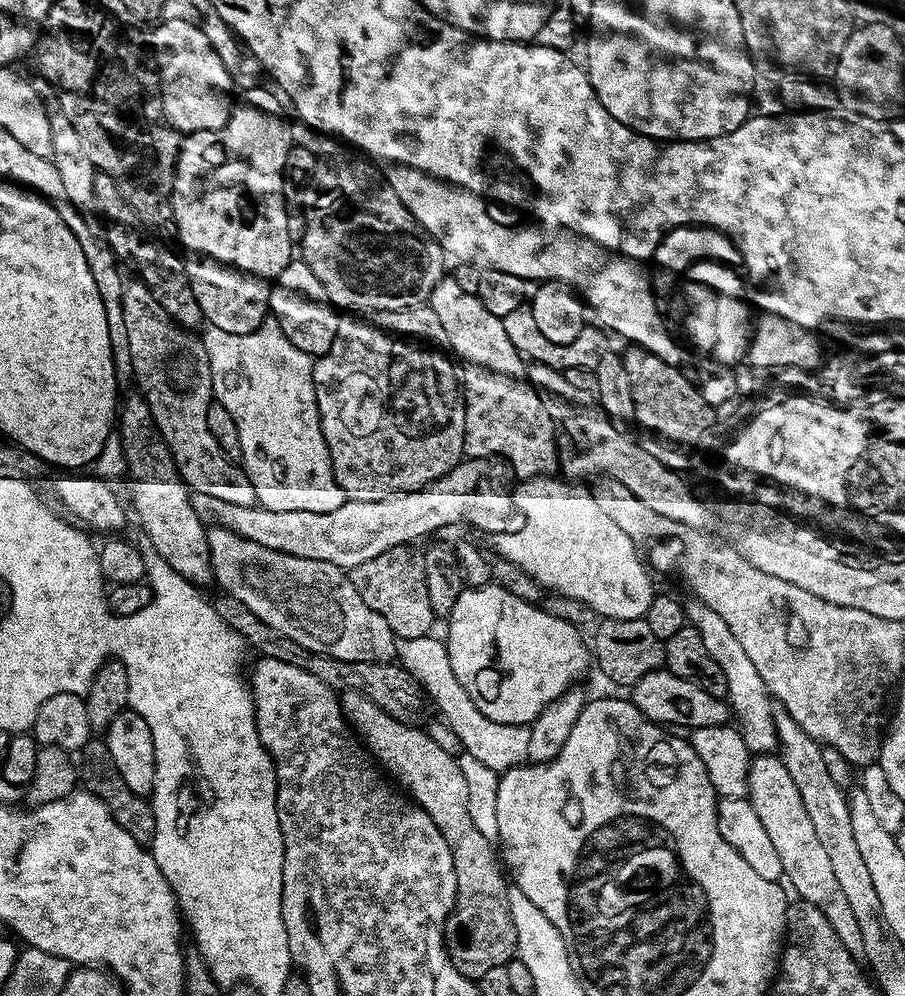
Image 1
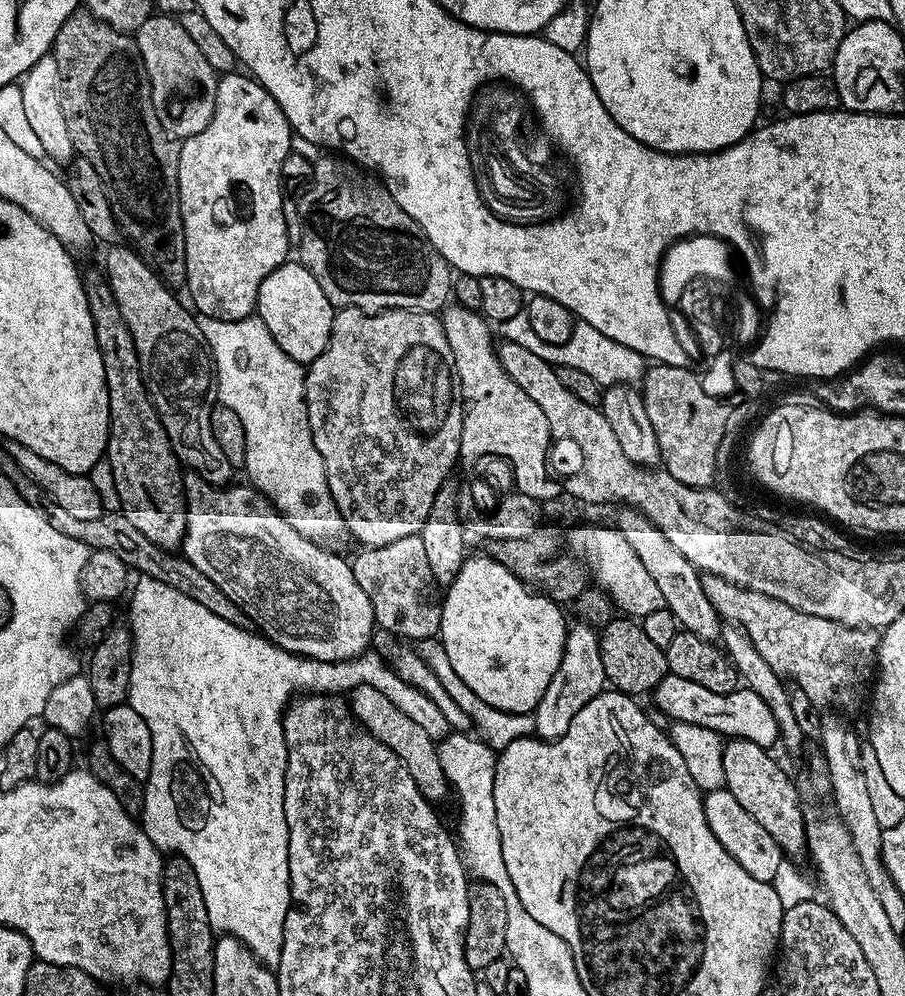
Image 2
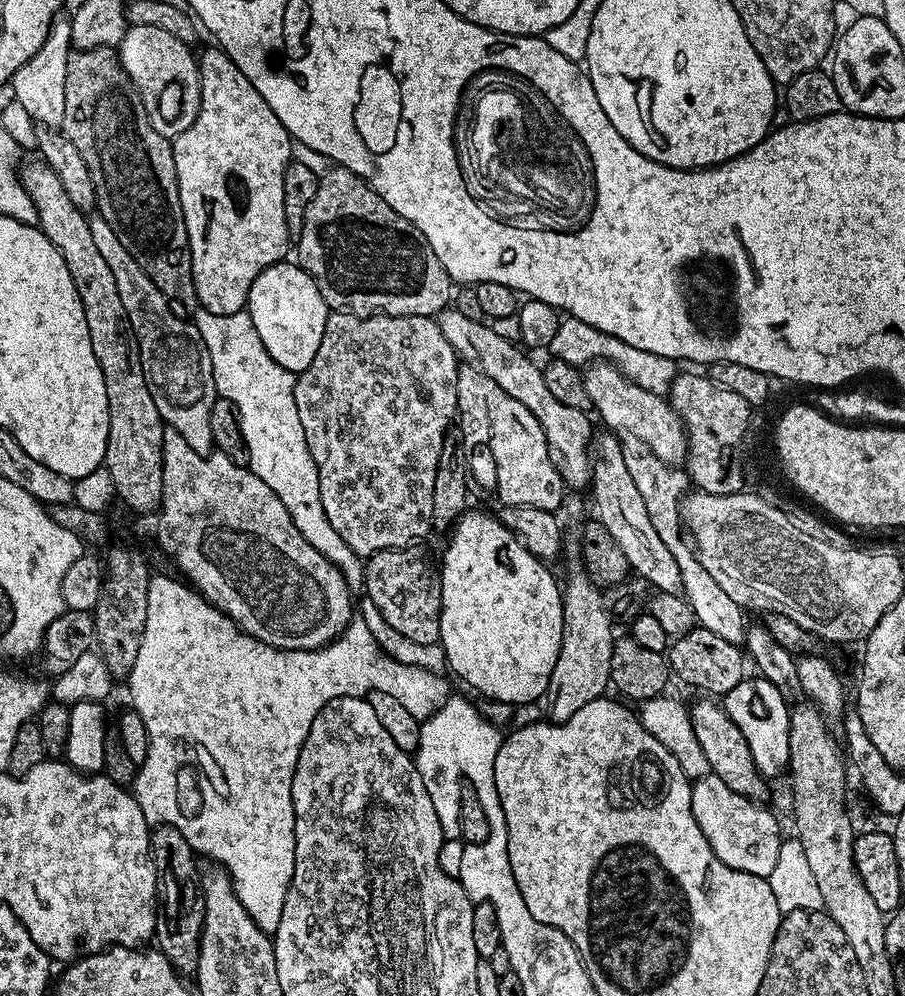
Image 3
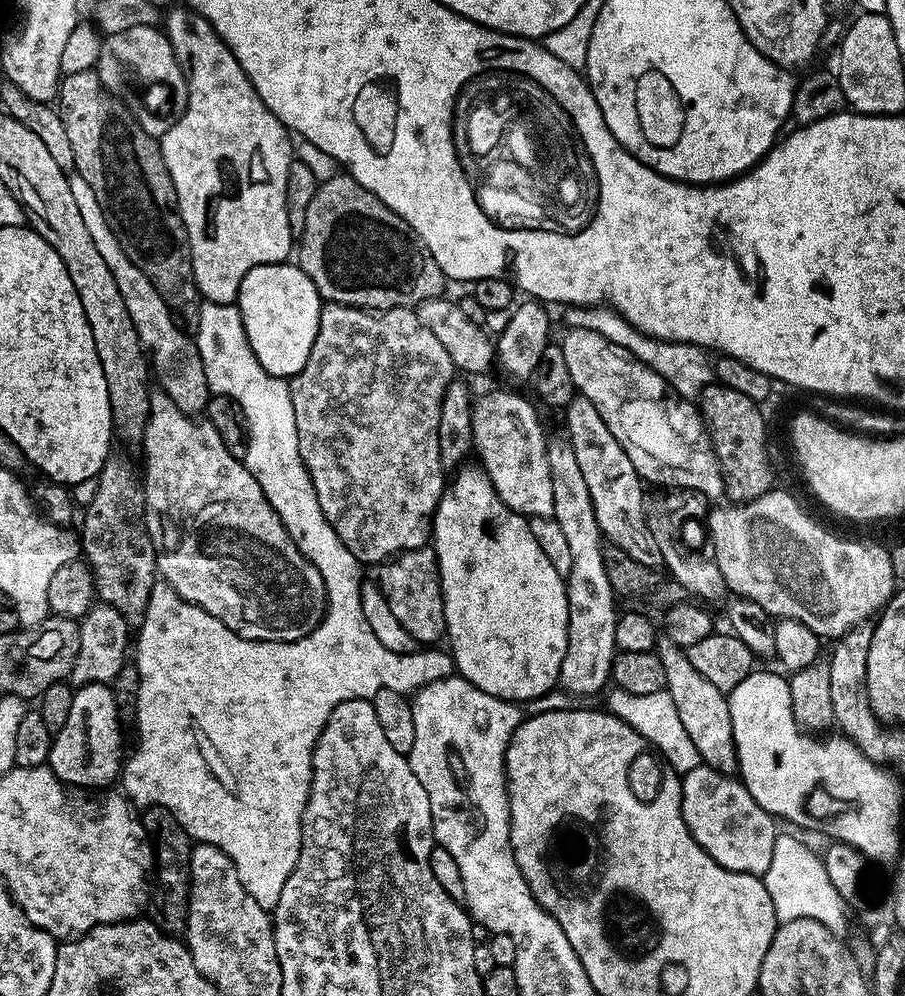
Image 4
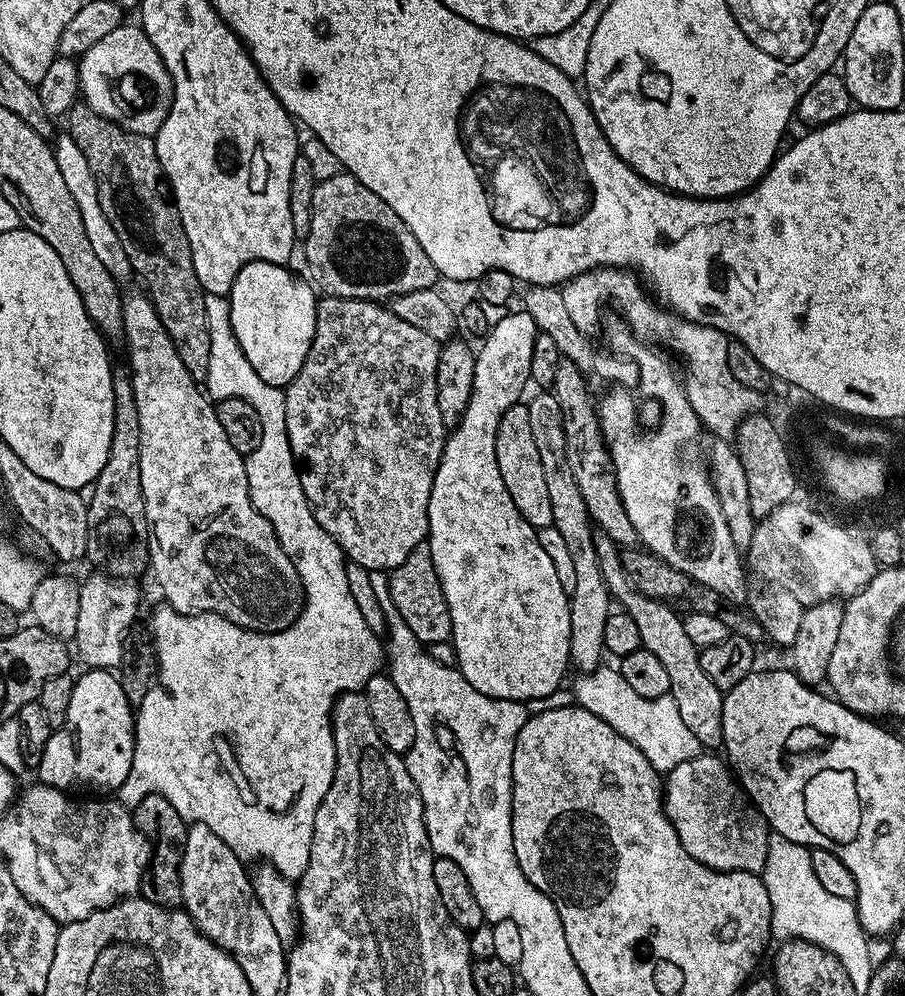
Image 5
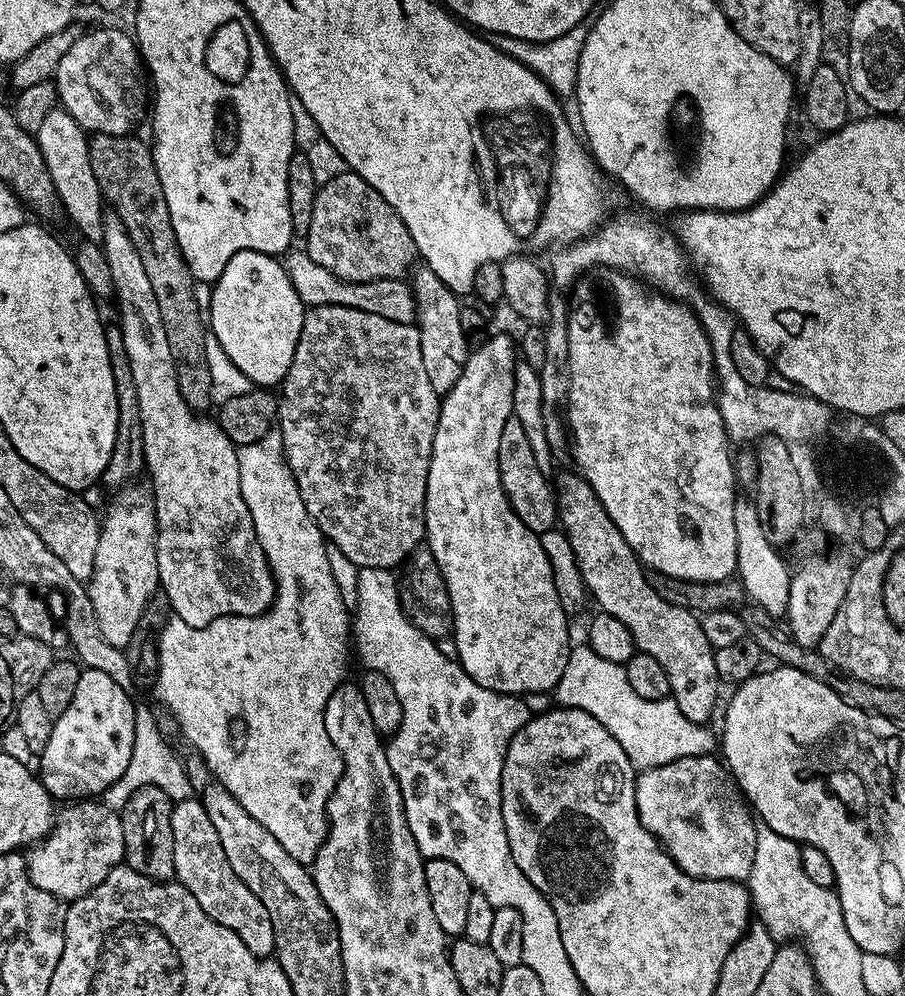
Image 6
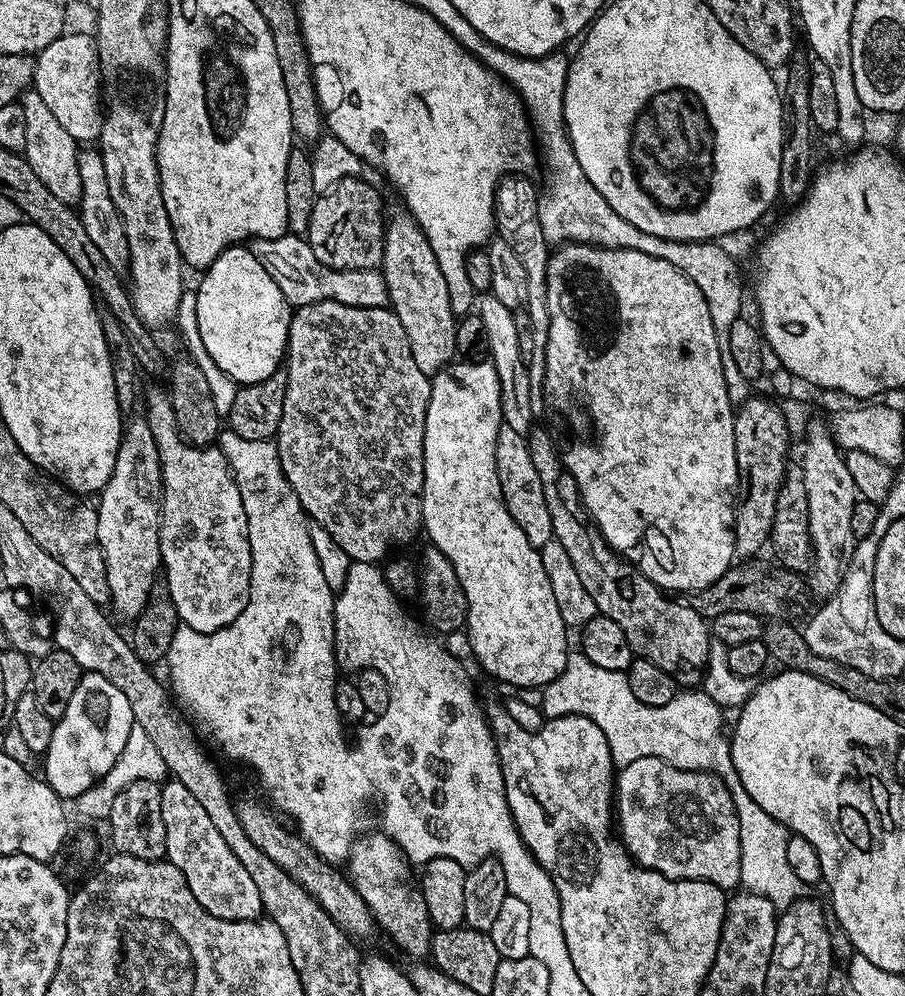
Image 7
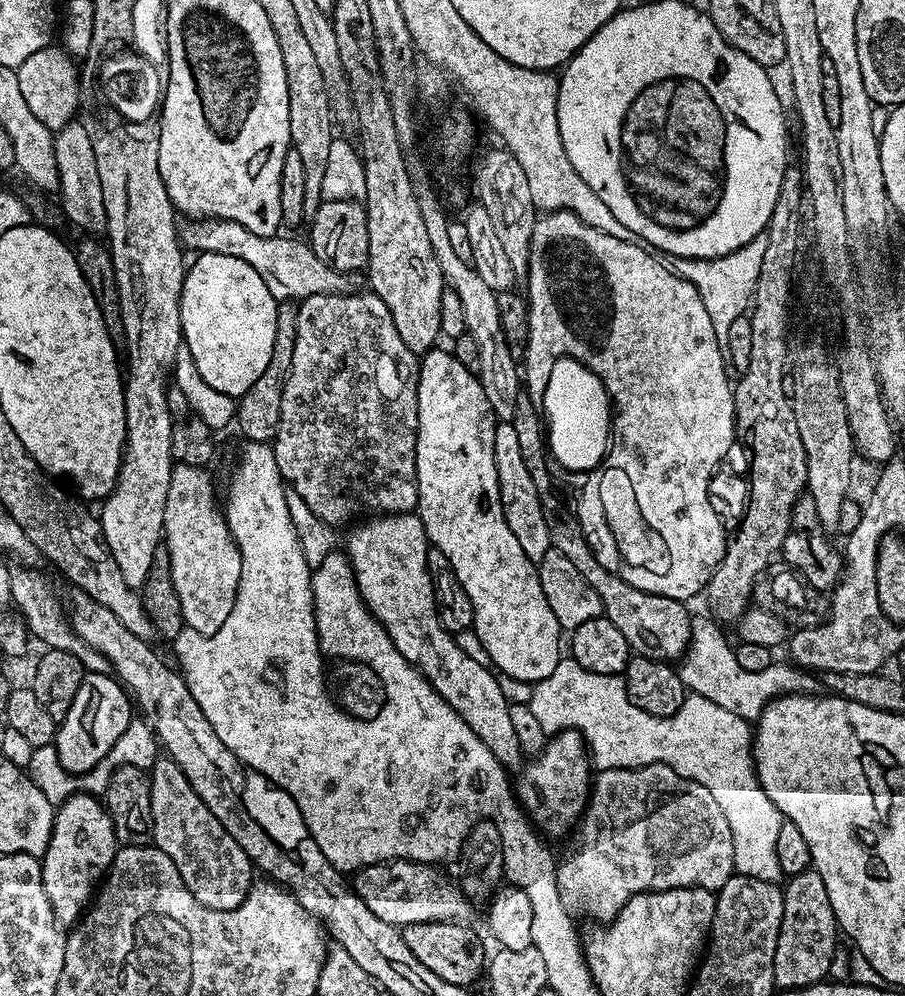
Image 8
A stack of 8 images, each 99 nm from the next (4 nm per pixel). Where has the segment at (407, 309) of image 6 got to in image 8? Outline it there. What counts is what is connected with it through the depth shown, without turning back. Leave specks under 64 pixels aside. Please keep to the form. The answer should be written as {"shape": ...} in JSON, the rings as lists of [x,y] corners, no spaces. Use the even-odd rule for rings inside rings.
{"shape":[[[211,218],[185,219],[179,225],[178,231],[180,243],[189,253],[230,254],[254,266],[254,270],[258,270],[262,282],[266,282],[270,294],[277,302],[299,302],[314,294],[334,294],[335,292],[351,294],[362,284],[360,272],[339,272],[326,266],[326,262],[322,262],[322,258],[314,254],[311,243],[304,241],[303,244],[300,240],[291,240],[290,237],[284,236],[288,234],[263,236],[246,230],[246,226],[238,222]]]}

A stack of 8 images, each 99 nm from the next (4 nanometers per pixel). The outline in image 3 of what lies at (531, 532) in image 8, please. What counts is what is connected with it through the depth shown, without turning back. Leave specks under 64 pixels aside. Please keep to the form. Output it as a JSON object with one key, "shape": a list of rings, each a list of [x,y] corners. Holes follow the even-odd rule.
{"shape":[[[464,366],[458,374],[456,395],[458,426],[469,450],[488,447],[492,464],[496,467],[496,492],[504,506],[538,506],[538,510],[559,513],[566,495],[566,481],[554,467],[548,450],[546,434],[538,426],[538,418],[510,398],[494,378],[475,366]]]}

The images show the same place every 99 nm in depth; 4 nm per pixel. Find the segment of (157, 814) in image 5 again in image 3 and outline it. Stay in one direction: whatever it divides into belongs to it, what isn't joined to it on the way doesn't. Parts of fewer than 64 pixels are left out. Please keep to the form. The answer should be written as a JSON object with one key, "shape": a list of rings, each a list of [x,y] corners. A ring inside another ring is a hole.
{"shape":[[[158,824],[151,829],[152,860],[156,863],[156,935],[155,947],[168,959],[170,966],[181,976],[188,978],[195,973],[200,953],[202,922],[204,921],[204,891],[200,889],[200,864],[198,853],[192,849],[190,842],[174,826]]]}

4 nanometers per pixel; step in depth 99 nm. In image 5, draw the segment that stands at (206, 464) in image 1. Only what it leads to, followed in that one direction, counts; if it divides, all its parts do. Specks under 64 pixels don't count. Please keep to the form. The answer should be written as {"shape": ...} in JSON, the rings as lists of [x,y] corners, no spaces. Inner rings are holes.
{"shape":[[[66,134],[58,136],[55,137],[52,153],[58,162],[58,171],[61,172],[67,188],[70,189],[70,195],[78,205],[78,214],[82,214],[82,227],[86,229],[90,246],[94,249],[94,255],[101,260],[102,266],[106,266],[106,270],[110,270],[110,274],[118,282],[133,279],[134,273],[130,266],[130,258],[126,254],[126,246],[122,246],[118,234],[114,231],[114,226],[110,226],[110,218],[106,218],[106,214],[102,214],[102,202],[98,202],[98,182],[94,182],[94,174],[90,174],[86,154],[82,154],[82,150],[78,150],[78,142],[74,142],[74,138],[70,138]]]}

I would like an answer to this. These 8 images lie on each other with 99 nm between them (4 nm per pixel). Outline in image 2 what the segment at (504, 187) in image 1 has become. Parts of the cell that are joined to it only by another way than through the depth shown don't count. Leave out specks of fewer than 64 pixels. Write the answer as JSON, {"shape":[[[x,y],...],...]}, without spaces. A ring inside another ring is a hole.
{"shape":[[[487,76],[487,77],[486,77],[486,79],[485,79],[485,80],[480,80],[480,84],[476,84],[476,88],[472,88],[472,93],[471,93],[471,94],[470,94],[470,95],[468,95],[468,100],[467,100],[467,101],[466,101],[466,103],[464,103],[464,120],[460,120],[460,144],[464,144],[464,160],[468,160],[468,180],[472,180],[472,189],[474,189],[474,190],[475,190],[475,191],[476,191],[476,200],[480,200],[480,209],[482,209],[482,211],[483,211],[483,212],[488,212],[488,216],[492,216],[492,220],[496,220],[496,224],[504,224],[504,228],[548,228],[548,224],[560,224],[560,220],[568,220],[568,216],[572,216],[572,212],[576,212],[576,208],[580,208],[580,200],[584,200],[584,180],[580,180],[580,164],[576,164],[576,160],[575,160],[575,158],[573,158],[573,157],[572,157],[572,152],[563,152],[563,153],[562,153],[562,154],[561,154],[561,153],[560,153],[560,152],[559,152],[559,151],[558,151],[558,149],[557,149],[557,146],[556,146],[556,140],[555,140],[555,138],[553,138],[553,136],[552,136],[552,128],[548,128],[548,124],[544,124],[544,116],[540,116],[540,108],[536,108],[536,100],[532,100],[532,92],[528,92],[528,88],[524,88],[524,84],[516,84],[516,80],[508,80],[508,76]]]}

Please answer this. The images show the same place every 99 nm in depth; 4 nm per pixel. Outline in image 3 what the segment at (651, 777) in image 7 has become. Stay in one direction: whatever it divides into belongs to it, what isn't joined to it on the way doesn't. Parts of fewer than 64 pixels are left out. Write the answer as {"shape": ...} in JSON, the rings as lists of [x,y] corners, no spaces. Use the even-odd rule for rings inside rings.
{"shape":[[[711,774],[692,784],[694,822],[698,822],[698,830],[706,834],[710,850],[714,850],[714,854],[734,870],[767,878],[782,858],[782,852],[780,824],[775,814],[764,807],[768,806],[730,790],[722,778]]]}

